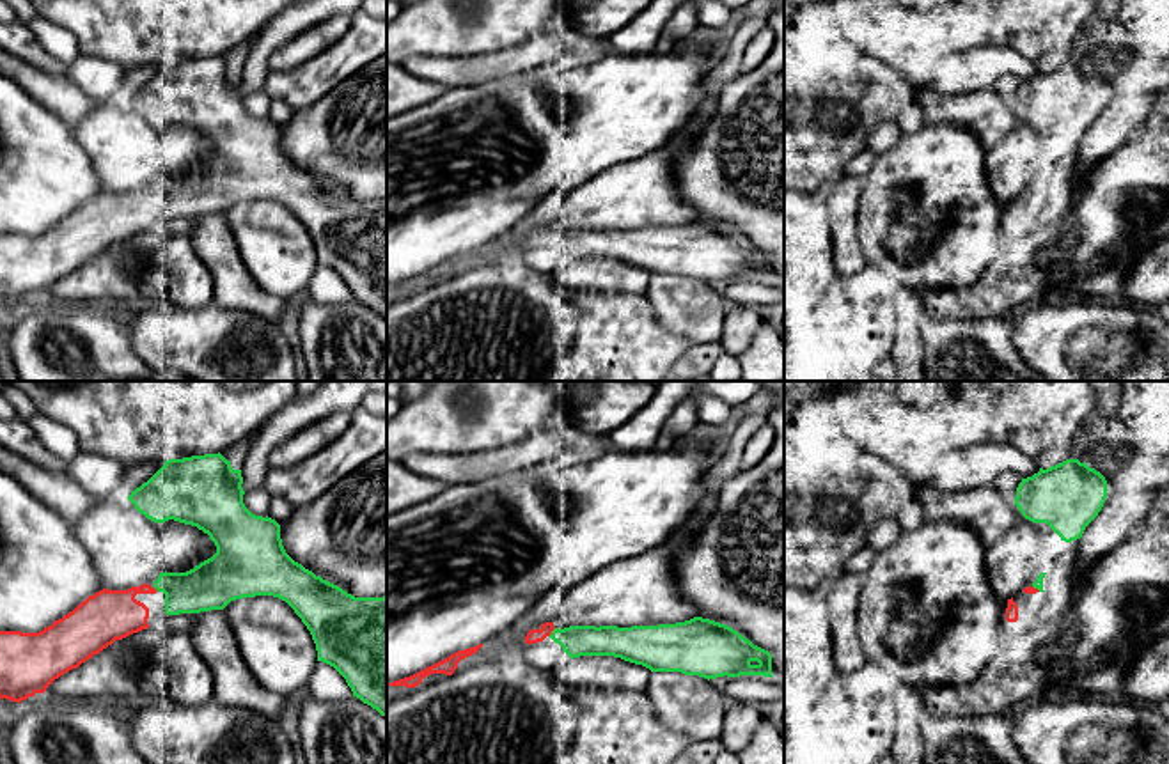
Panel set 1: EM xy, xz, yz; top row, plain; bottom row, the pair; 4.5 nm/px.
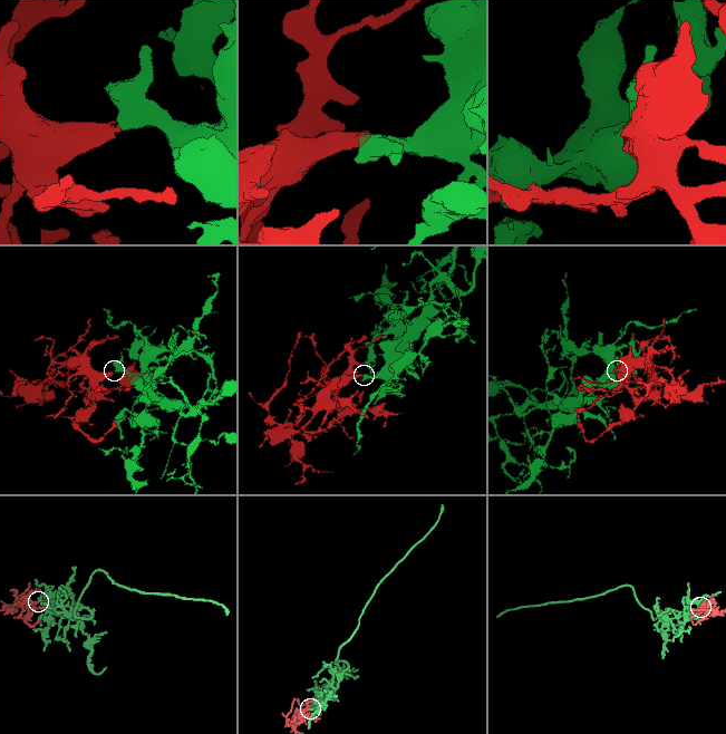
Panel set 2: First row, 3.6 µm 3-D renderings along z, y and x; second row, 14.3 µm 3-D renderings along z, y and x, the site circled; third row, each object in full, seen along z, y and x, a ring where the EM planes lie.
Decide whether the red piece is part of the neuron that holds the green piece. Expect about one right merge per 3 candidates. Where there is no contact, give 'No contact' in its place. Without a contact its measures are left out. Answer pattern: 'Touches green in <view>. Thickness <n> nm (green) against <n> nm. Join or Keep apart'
Touches green in xz. Thickness 140 nm (green) against 60 nm. Join

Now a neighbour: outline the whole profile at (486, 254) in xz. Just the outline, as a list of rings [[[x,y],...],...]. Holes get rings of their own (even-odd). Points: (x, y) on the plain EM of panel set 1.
[[[493,239],[491,243],[484,245],[483,250],[475,257],[458,266],[458,271],[454,273],[454,277],[463,273],[465,266],[470,266],[474,269],[474,268],[479,268],[481,262],[491,262],[498,245],[500,245],[500,239]]]

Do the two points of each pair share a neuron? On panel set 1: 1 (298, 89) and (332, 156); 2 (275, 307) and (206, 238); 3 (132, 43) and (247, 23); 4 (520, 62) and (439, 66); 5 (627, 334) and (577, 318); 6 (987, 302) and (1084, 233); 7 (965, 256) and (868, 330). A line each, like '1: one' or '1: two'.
1: two
2: one
3: one
4: one
5: one
6: one
7: two

